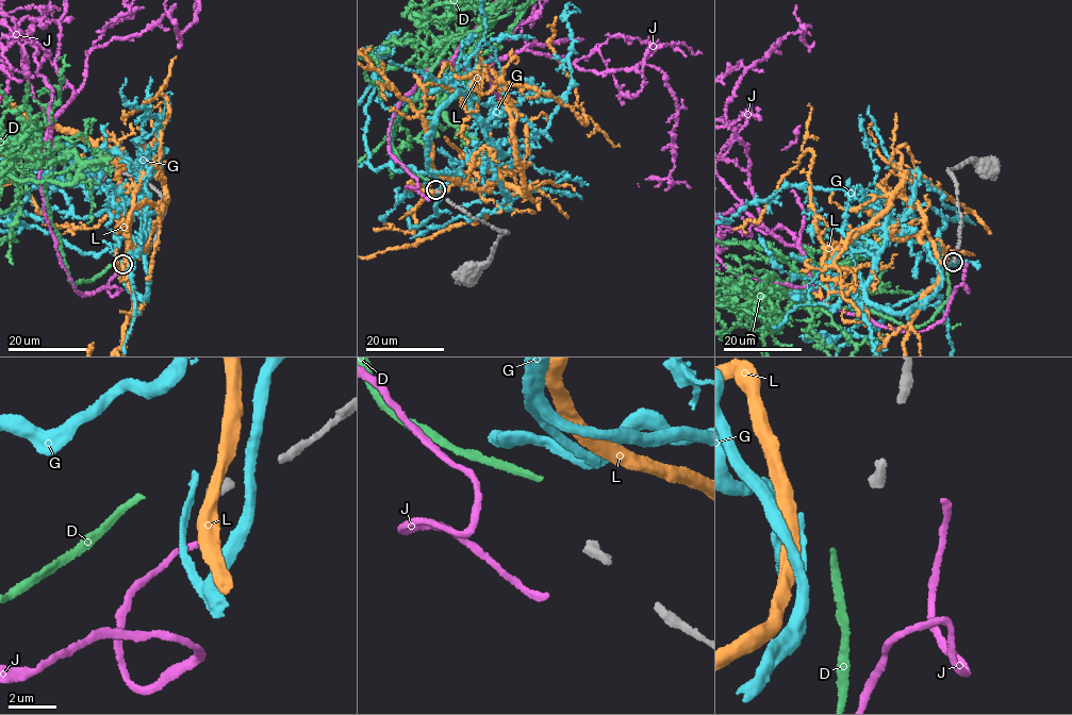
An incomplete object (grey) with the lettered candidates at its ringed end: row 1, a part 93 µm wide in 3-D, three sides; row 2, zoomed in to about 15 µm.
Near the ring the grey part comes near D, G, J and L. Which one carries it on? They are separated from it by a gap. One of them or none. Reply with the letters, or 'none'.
none

